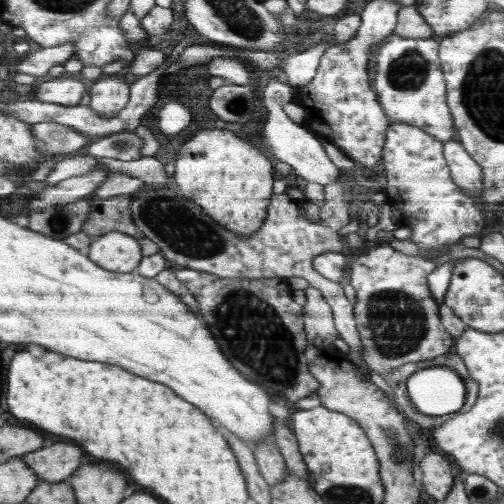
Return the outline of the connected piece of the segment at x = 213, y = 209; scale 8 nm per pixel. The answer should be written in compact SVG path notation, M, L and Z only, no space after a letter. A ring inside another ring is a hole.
M206 128L206 130L200 130L196 136L192 136L180 148L175 163L176 171L173 177L180 193L204 209L210 215L211 220L224 225L228 231L236 235L252 235L260 229L266 218L266 208L272 196L272 178L275 179L277 176L274 176L272 162L258 148L251 146L244 138L236 136L230 130L216 130L216 128L208 130Z

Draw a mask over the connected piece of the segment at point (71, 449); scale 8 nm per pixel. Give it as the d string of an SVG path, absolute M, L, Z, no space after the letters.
M70 441L55 442L48 448L28 452L22 460L38 475L38 480L60 483L68 480L81 466L82 447Z

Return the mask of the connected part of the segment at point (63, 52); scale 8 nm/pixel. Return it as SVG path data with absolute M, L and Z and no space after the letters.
M68 41L64 44L42 47L31 50L20 57L20 62L16 64L18 74L31 74L44 76L54 65L64 65L64 63L74 54L74 41Z

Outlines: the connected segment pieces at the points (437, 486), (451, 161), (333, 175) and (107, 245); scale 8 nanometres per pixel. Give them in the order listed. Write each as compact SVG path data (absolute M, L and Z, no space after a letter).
M438 453L425 454L416 466L419 486L439 502L454 485L450 460Z
M460 142L443 143L443 156L450 170L452 180L469 196L474 203L483 203L480 192L484 190L482 184L482 170L480 166L466 153Z
M272 79L267 84L264 90L264 100L268 117L264 123L264 127L260 130L262 143L264 143L264 146L268 148L276 160L288 164L293 169L294 176L324 186L332 184L332 182L338 182L340 176L343 174L328 158L319 140L300 124L293 122L282 110L284 102L290 100L290 90L290 84L279 82L277 79Z
M118 231L93 240L87 254L96 264L122 273L134 272L143 258L138 241L128 233Z

